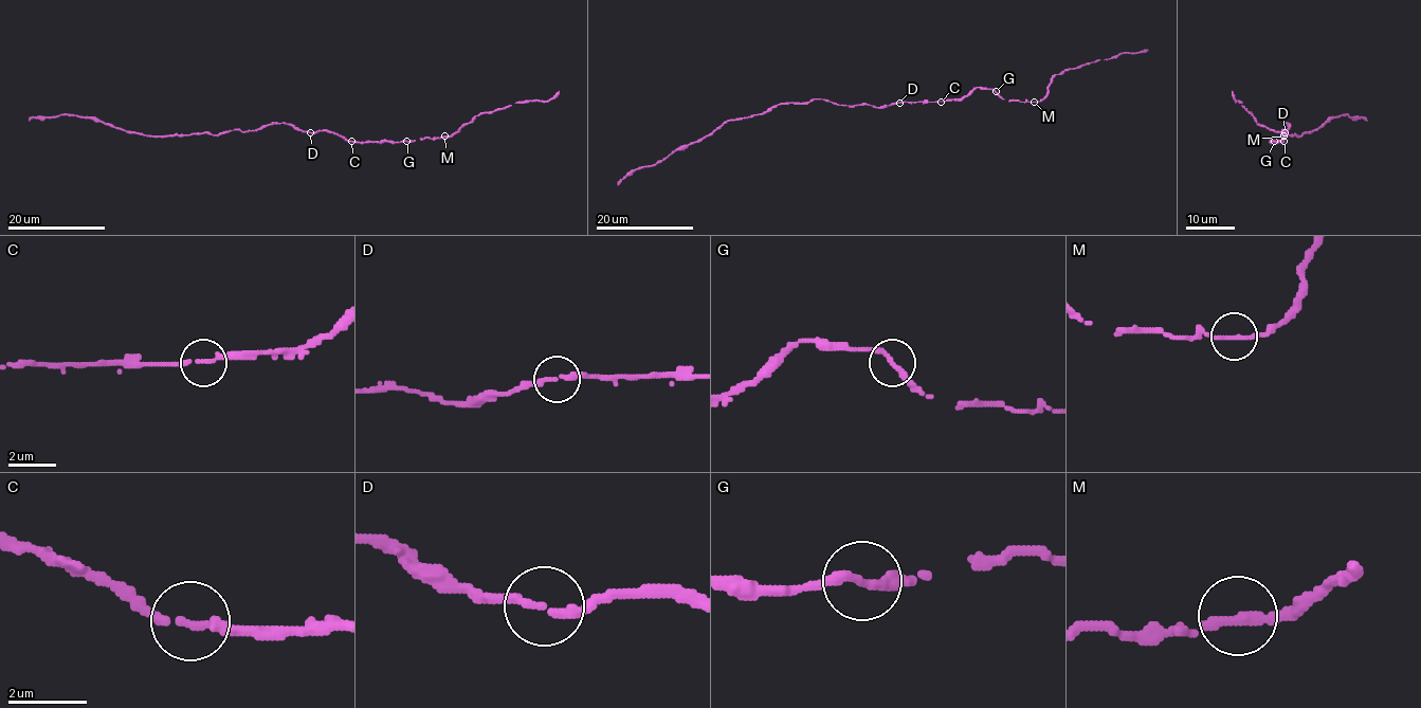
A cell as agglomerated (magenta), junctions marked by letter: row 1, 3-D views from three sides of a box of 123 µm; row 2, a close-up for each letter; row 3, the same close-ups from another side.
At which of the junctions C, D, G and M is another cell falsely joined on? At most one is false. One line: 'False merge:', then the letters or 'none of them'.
False merge: none of them

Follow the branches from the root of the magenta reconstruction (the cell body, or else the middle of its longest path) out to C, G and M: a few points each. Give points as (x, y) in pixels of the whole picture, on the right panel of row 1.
C: (1288, 127), (1283, 141)
G: (1288, 127), (1282, 142), (1274, 141)
M: (1288, 127), (1282, 142), (1269, 141), (1280, 141), (1283, 135)

